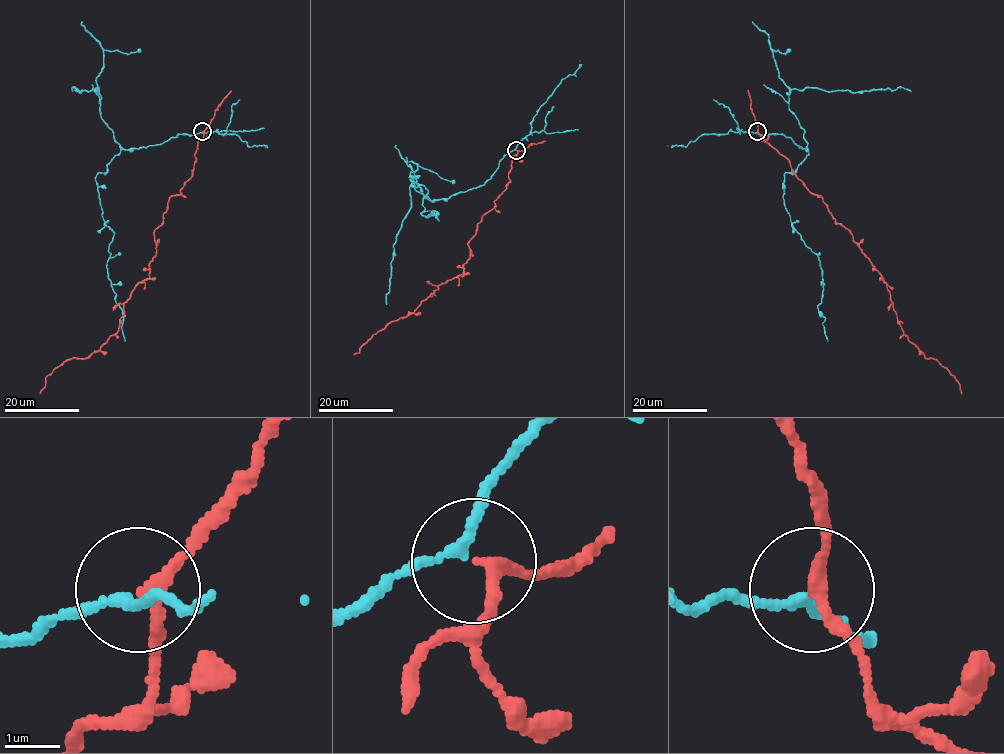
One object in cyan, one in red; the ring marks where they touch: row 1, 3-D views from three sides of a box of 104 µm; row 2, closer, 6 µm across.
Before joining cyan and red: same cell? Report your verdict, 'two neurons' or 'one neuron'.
two neurons

